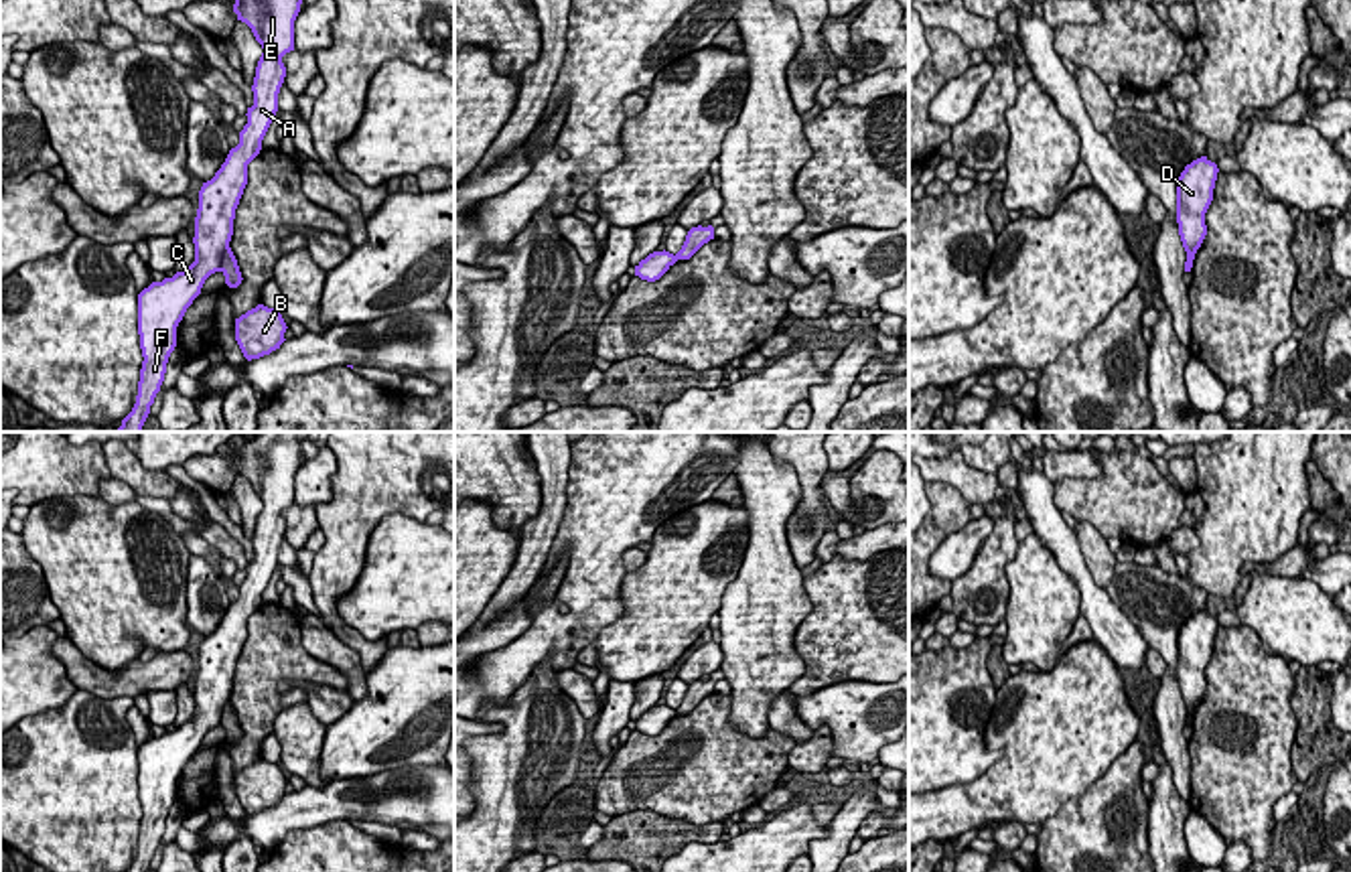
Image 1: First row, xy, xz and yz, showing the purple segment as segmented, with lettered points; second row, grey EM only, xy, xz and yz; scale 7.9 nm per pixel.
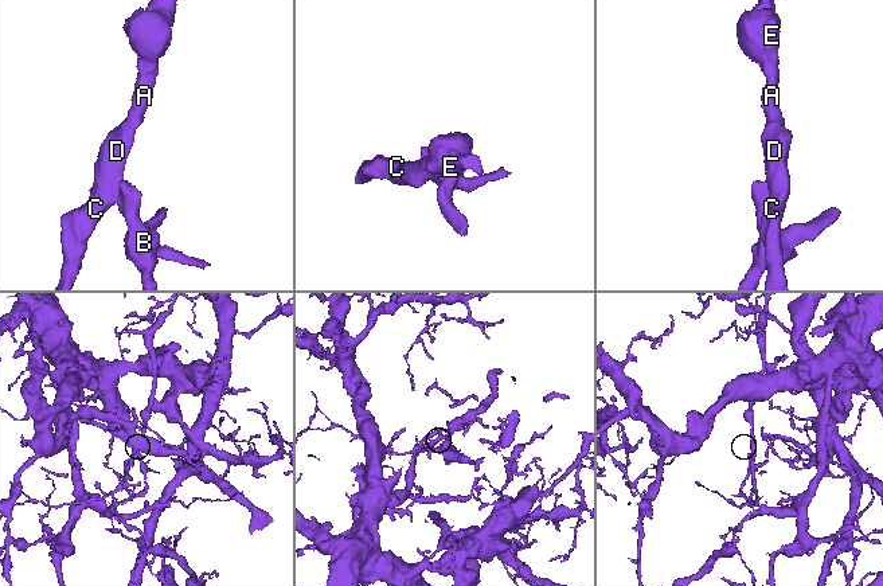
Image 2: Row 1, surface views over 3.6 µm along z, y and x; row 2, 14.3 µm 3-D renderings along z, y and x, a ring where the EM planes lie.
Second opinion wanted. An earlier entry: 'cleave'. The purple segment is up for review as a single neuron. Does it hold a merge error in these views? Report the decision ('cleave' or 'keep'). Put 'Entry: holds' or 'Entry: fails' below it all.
cleave
Entry: holds

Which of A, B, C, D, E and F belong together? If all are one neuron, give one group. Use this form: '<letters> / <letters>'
A C D E F / B

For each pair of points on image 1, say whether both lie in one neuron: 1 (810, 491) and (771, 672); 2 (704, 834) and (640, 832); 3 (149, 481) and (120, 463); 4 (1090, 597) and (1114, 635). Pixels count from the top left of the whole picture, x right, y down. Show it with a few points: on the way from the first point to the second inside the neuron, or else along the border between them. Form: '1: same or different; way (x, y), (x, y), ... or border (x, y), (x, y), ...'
1: different; border (790, 516), (788, 548), (800, 570)
2: same; way (688, 834), (656, 834)
3: same; way (143, 481), (126, 467)
4: same; way (1096, 607), (1110, 625)

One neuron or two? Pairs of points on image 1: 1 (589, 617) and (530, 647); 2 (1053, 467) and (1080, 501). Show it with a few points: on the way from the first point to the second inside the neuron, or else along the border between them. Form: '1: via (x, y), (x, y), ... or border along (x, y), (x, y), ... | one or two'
1: via (575, 625), (558, 637), (544, 641) | one
2: border along (1102, 465), (1096, 477), (1061, 477), (1055, 483) | two

